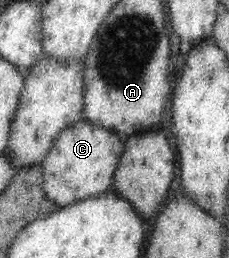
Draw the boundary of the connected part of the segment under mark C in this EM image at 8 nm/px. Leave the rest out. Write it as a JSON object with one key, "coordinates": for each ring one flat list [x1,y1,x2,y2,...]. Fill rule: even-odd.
{"coordinates":[[84,119,60,131,41,163,43,192,48,201,53,201,61,208,80,199,106,193,113,182,123,149,124,141,118,135]]}

